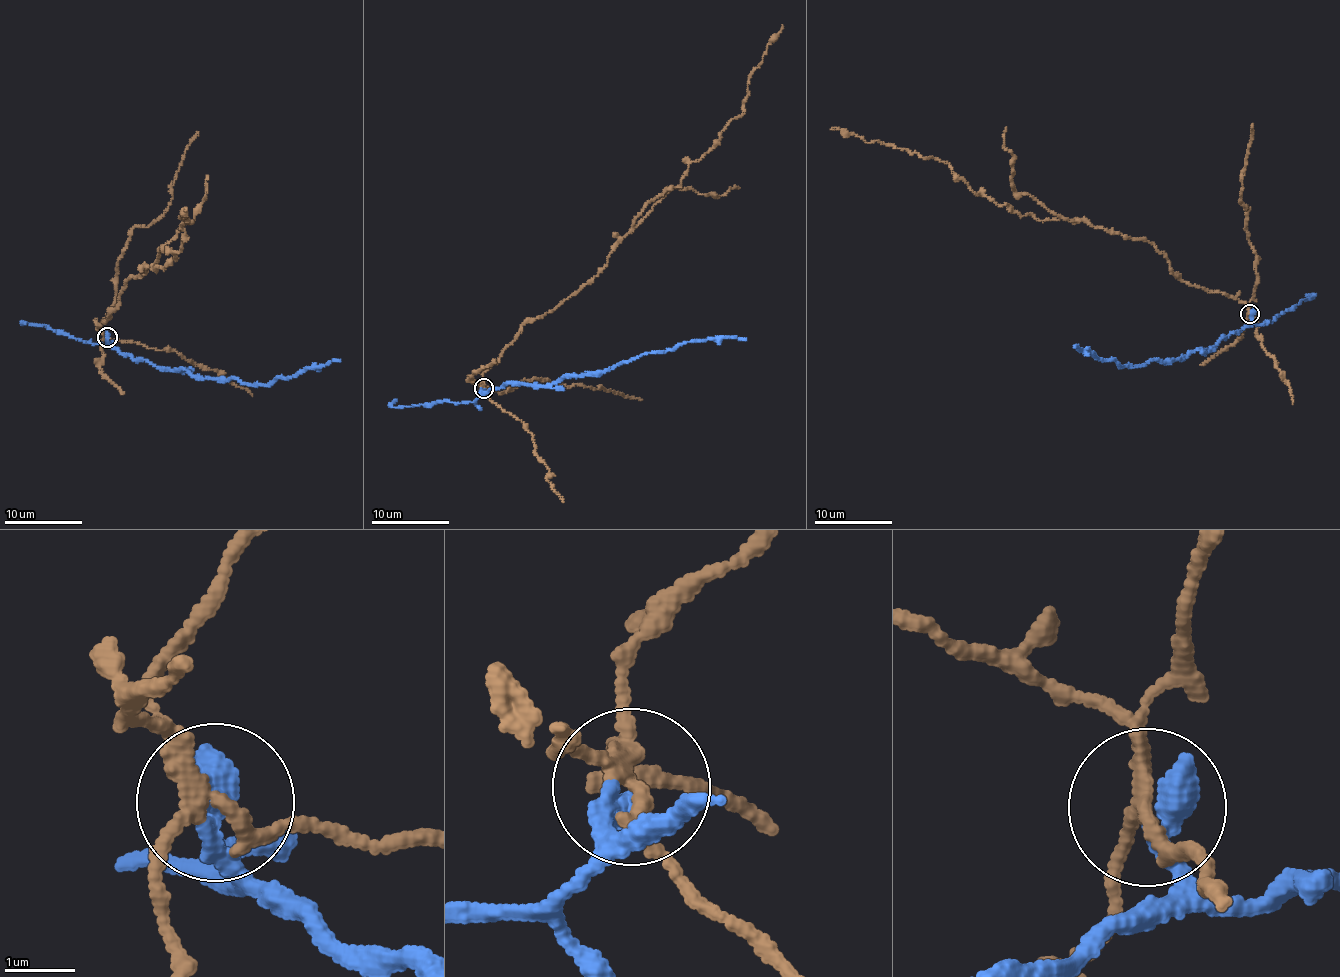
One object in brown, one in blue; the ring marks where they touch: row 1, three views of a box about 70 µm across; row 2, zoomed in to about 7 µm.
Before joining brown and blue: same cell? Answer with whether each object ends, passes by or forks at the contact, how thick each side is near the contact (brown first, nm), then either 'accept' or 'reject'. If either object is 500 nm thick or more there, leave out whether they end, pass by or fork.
brown forks there; blue ends there; 200 nm thick on the brown side, 440 nm on the other; reject

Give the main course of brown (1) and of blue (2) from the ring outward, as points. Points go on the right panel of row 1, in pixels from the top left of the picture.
1: (1249, 314), (1247, 303), (1187, 283), (1146, 241), (1081, 220), (1022, 216), (970, 188), (946, 163), (830, 129)
2: (1250, 314), (1249, 324), (1204, 351), (1194, 351), (1170, 363), (1152, 361), (1120, 367), (1075, 346)

